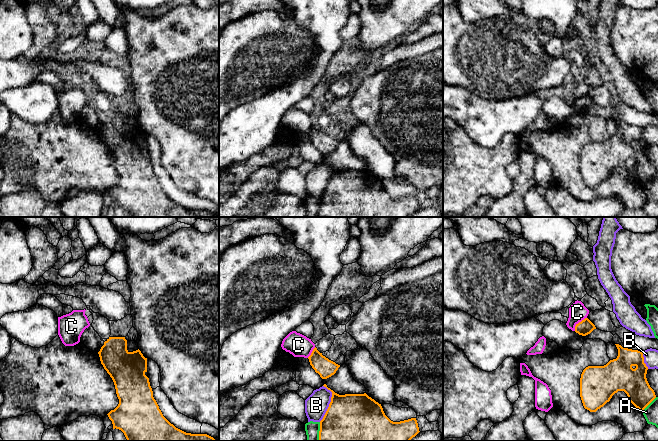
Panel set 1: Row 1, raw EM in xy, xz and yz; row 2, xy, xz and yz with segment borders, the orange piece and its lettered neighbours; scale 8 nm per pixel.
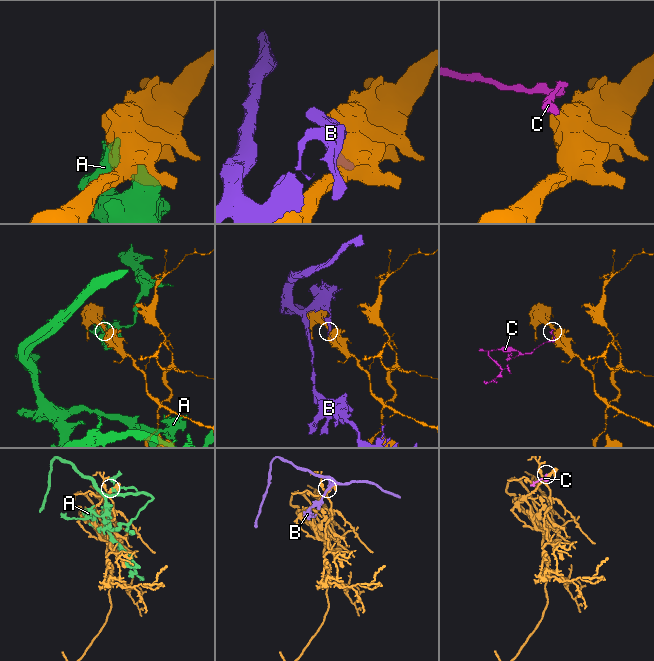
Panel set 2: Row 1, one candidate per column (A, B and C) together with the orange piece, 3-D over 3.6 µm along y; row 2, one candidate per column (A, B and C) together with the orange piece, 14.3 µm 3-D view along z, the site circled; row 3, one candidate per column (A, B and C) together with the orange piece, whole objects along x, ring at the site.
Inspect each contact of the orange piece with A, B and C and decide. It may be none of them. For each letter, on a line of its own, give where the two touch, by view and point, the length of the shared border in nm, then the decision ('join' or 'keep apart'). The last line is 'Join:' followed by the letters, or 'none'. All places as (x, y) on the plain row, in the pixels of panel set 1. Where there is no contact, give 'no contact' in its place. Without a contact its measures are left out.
A: meets orange in yz at (649, 179); contact 170 nm long; keep apart
B: meets orange in xz at (330, 179); contact 300 nm long; keep apart
C: meets orange in yz at (578, 99); contact 150 nm long; keep apart
Join: none

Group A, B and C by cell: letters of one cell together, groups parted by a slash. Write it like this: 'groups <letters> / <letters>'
groups A / B / C

